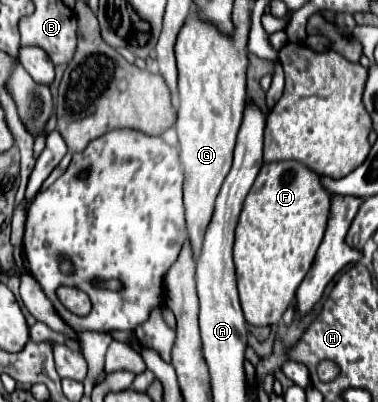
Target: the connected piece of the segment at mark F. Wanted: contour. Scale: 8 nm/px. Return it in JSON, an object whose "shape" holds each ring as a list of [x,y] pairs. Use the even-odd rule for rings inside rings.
{"shape":[[[272,162],[264,164],[254,186],[250,188],[240,218],[236,226],[234,240],[234,266],[236,282],[240,292],[240,304],[244,318],[252,326],[274,326],[280,324],[282,314],[292,304],[296,288],[304,280],[306,272],[312,266],[314,254],[324,238],[328,226],[328,214],[332,208],[332,192],[326,190],[320,182],[320,176],[306,168],[300,162]]]}

